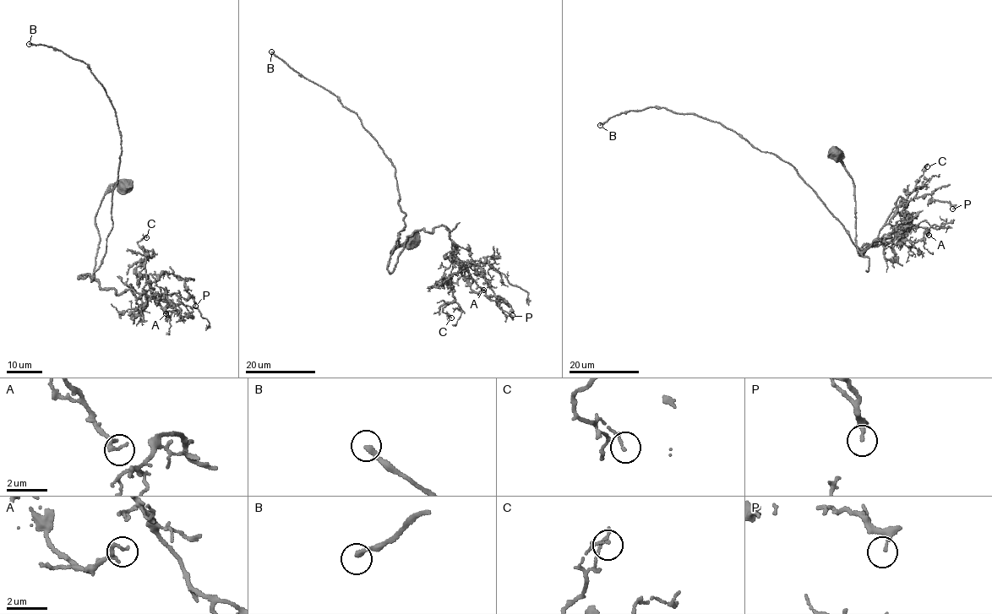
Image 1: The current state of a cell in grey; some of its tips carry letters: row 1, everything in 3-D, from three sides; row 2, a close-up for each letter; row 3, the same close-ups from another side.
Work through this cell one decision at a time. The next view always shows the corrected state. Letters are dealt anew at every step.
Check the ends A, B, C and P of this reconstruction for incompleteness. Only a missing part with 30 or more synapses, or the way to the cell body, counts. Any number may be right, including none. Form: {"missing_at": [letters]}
{"missing_at": ["B"]}

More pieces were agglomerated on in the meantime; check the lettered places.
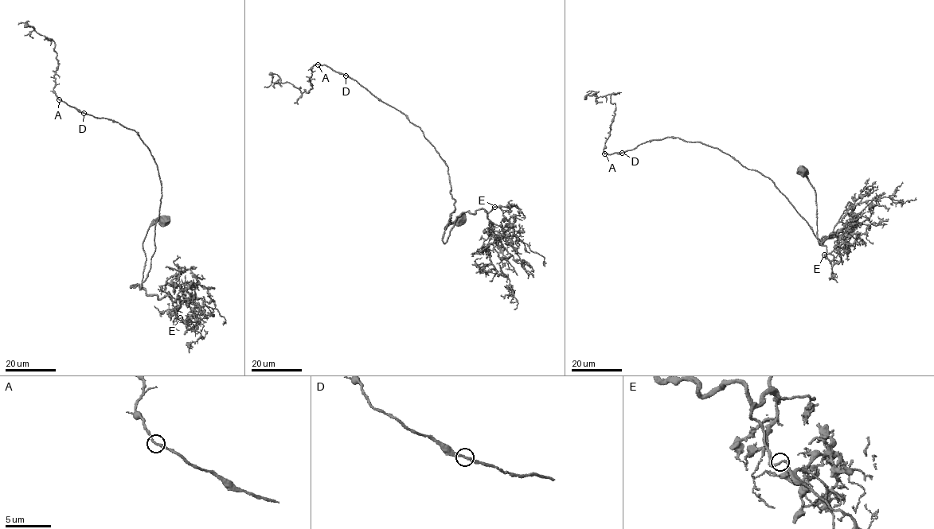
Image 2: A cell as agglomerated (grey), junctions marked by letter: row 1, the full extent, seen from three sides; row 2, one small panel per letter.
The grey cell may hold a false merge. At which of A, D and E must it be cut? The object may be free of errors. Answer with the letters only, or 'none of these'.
none of these

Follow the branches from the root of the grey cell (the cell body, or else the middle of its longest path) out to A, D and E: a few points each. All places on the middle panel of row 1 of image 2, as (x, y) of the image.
A: (459, 219), (444, 228), (451, 222), (455, 200), (450, 191), (447, 165), (420, 128), (355, 80), (318, 64)
D: (459, 219), (444, 228), (451, 222), (455, 200), (450, 191), (447, 165), (422, 130), (345, 75)
E: (459, 219), (444, 228), (451, 222), (450, 215), (443, 243), (457, 216), (482, 208), (488, 213), (494, 207)

